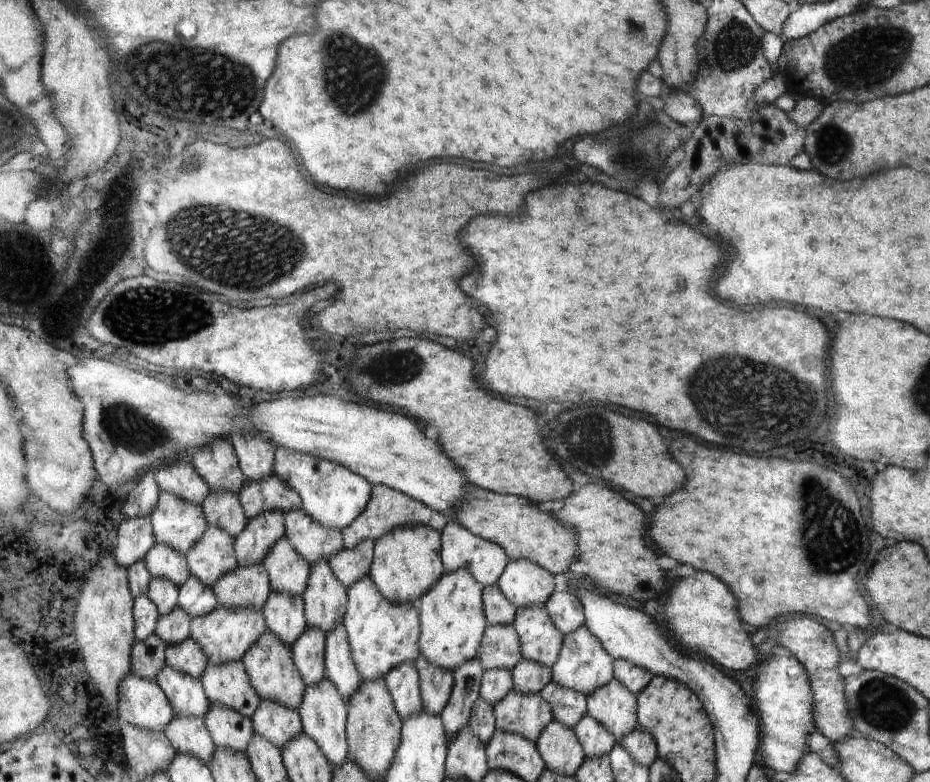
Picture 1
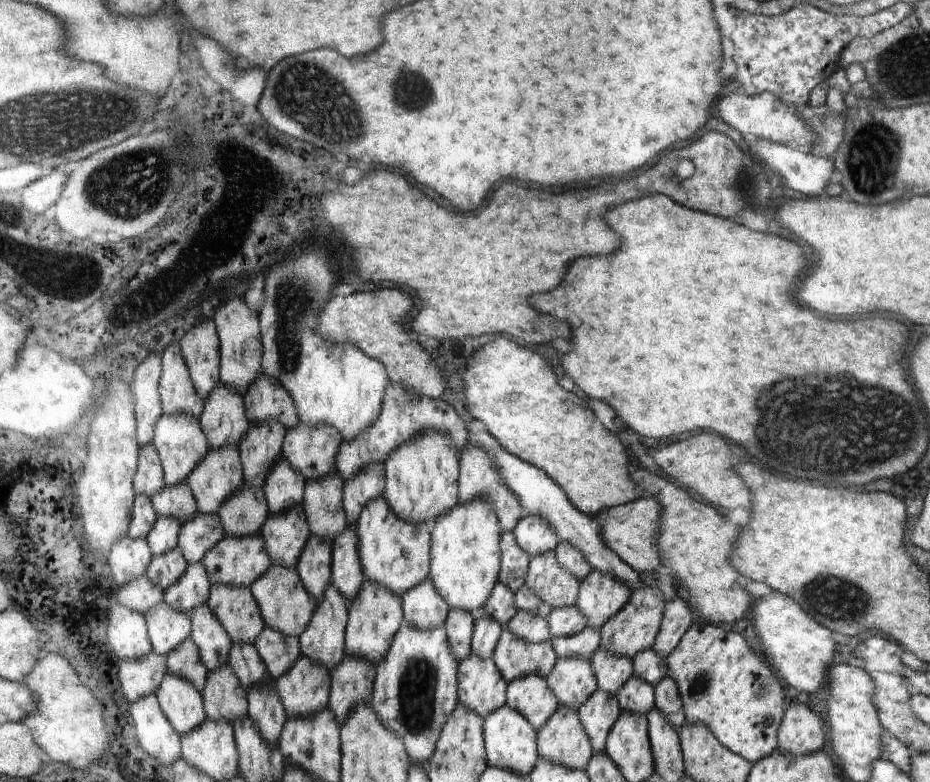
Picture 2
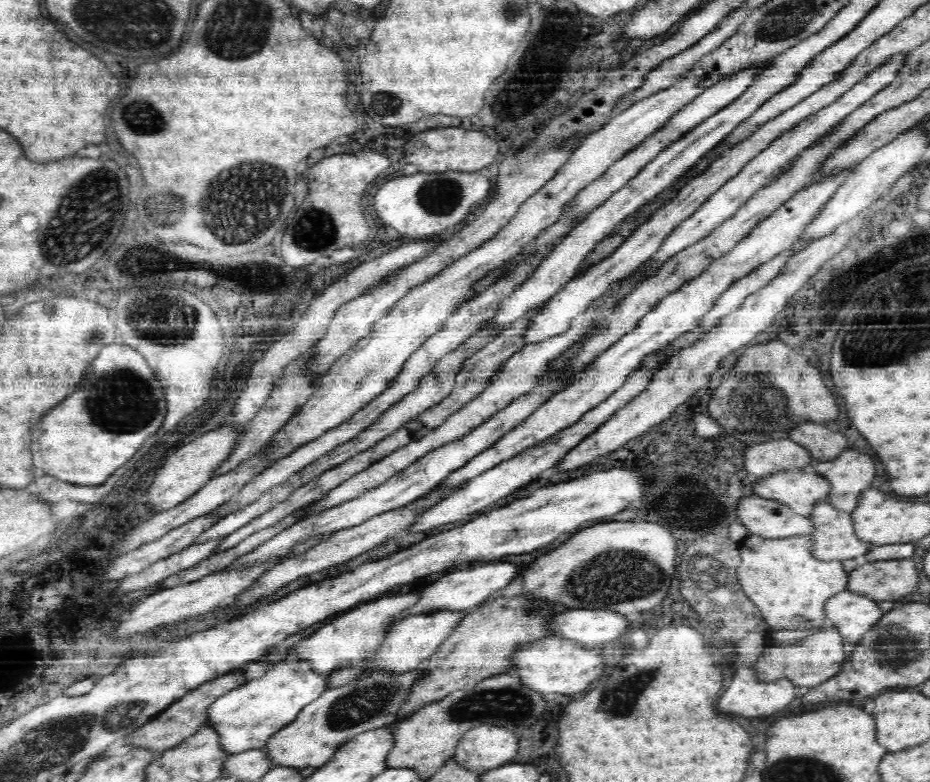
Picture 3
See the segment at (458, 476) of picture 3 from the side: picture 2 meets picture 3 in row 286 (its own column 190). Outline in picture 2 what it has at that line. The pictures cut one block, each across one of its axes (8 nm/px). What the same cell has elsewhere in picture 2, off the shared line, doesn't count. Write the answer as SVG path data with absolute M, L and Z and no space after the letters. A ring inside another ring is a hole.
M169 673L157 694L166 714L183 736L210 720L205 695L183 675Z

